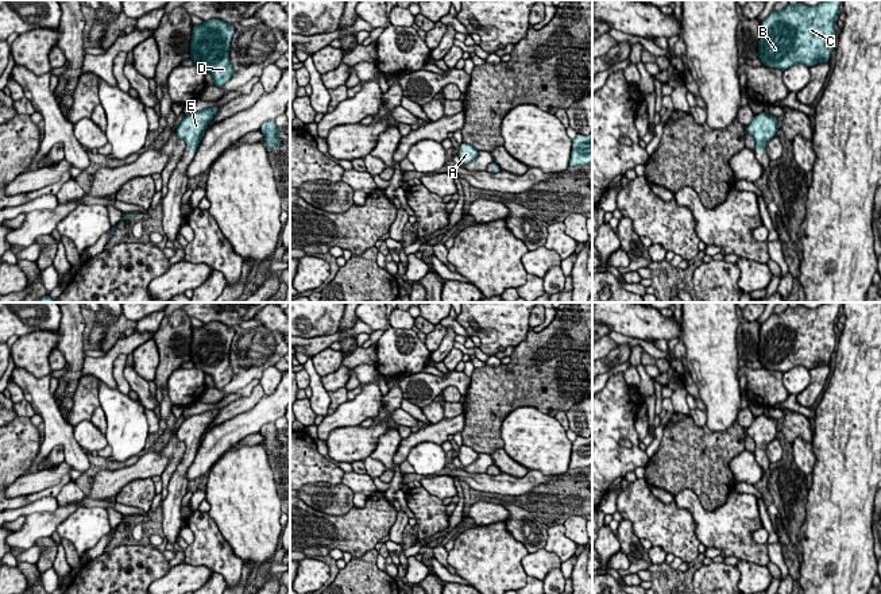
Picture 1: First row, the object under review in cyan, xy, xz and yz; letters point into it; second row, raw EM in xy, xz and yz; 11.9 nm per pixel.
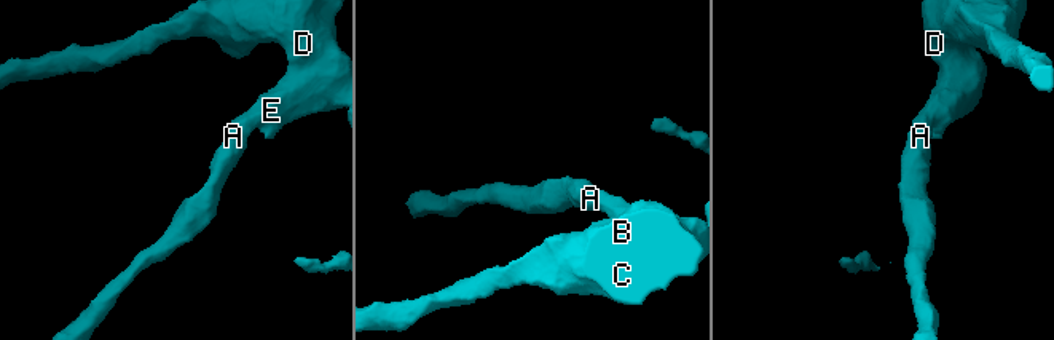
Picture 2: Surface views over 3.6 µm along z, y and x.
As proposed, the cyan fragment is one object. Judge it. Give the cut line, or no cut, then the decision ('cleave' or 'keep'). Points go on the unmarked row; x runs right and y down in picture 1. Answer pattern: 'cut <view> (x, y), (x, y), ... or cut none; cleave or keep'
cut none; keep

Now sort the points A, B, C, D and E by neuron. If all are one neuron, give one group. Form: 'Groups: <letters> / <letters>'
Groups: A B C D E

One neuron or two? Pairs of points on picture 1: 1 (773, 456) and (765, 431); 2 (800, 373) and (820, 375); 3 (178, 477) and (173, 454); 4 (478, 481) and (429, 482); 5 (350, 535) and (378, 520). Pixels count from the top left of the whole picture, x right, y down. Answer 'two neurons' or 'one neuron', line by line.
1: two neurons
2: two neurons
3: two neurons
4: two neurons
5: one neuron

